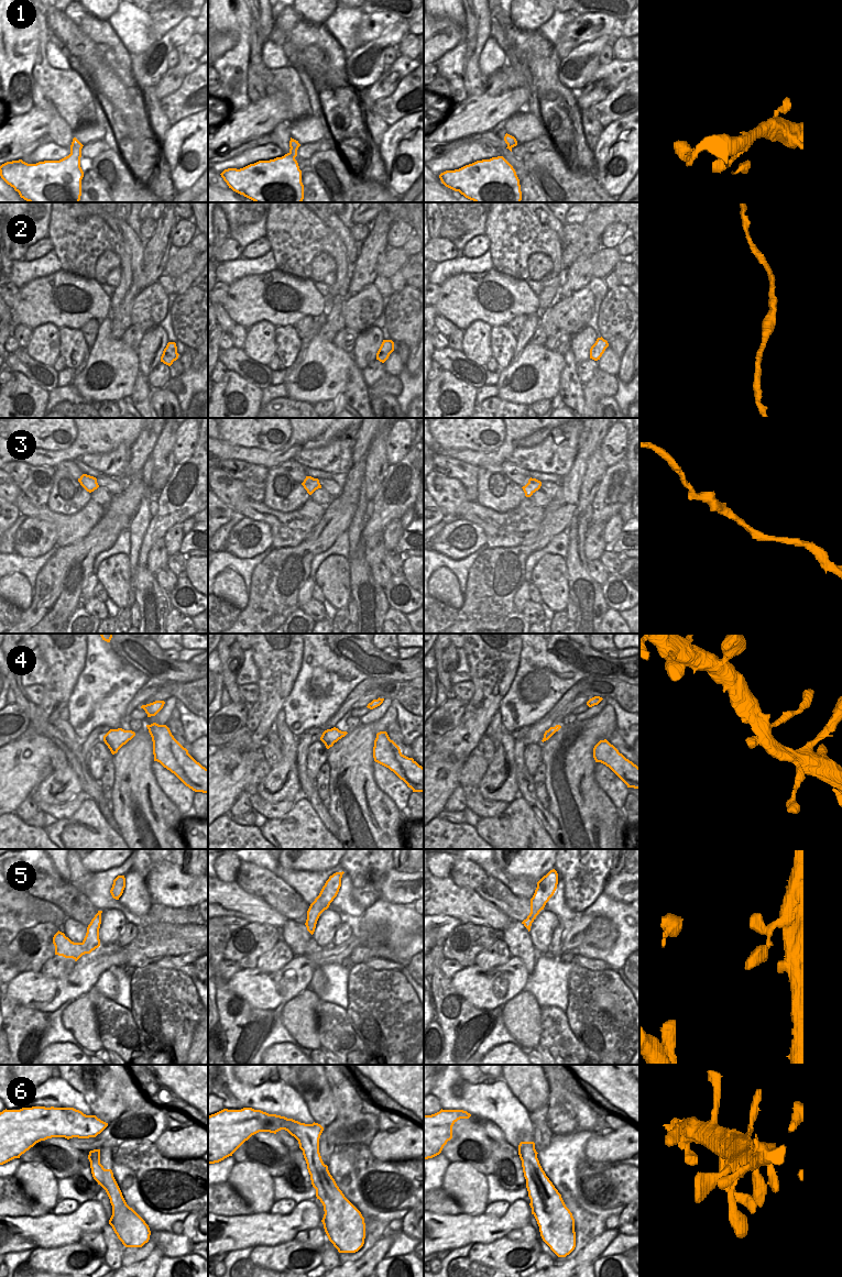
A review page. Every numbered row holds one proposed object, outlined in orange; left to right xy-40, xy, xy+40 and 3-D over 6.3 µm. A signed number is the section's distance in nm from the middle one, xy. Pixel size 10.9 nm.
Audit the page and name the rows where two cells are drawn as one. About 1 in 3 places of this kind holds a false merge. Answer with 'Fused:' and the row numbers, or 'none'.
Fused: none

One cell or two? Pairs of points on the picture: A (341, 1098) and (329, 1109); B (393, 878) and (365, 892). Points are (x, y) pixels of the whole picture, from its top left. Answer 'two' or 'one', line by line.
A: two
B: two

